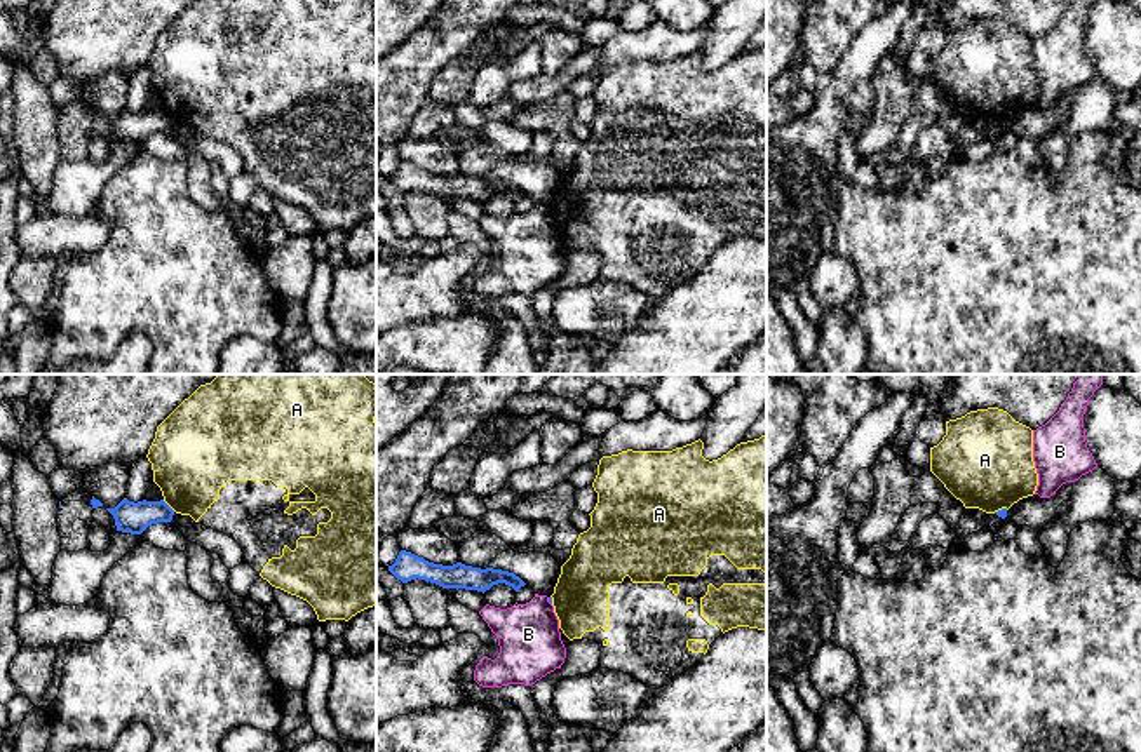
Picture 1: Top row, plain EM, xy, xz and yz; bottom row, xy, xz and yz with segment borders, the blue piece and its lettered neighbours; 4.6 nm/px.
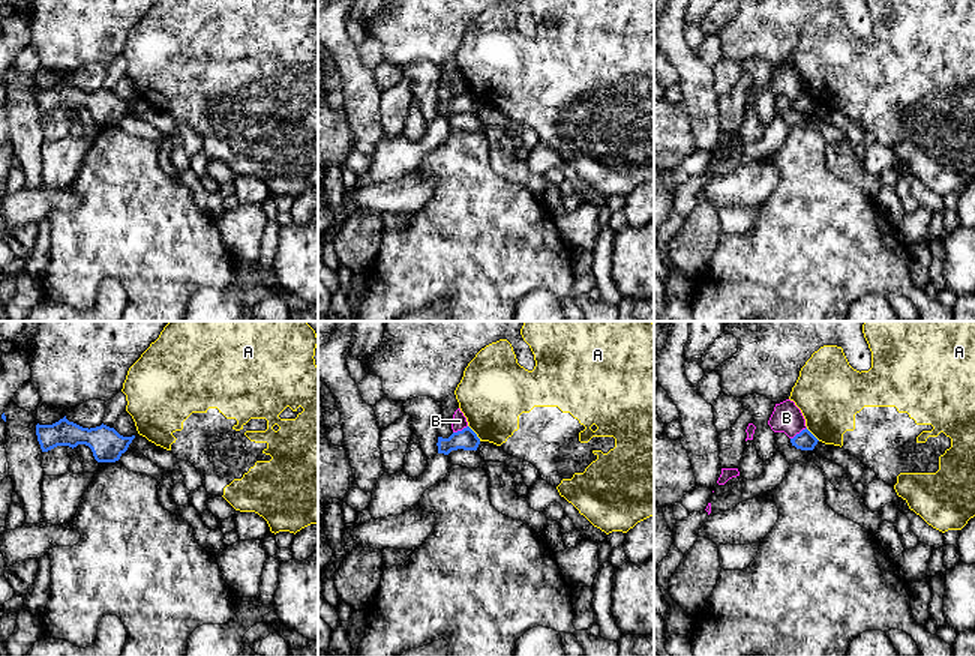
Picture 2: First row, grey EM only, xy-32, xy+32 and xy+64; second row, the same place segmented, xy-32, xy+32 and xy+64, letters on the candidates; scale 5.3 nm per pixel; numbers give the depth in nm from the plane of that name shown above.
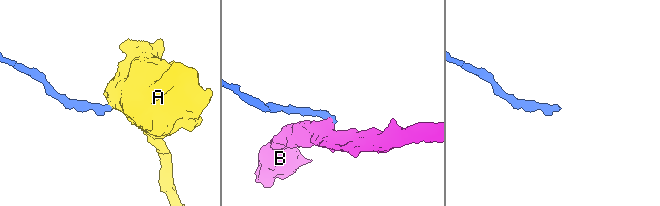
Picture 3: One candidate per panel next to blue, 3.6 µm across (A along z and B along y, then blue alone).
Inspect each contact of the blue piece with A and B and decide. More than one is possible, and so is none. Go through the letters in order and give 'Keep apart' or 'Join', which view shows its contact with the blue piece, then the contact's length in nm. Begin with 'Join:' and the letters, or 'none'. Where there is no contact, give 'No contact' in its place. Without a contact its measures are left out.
Join: none
A: Keep apart. Touches blue in xy. Shared border 80 nm
B: Keep apart. Touches blue in xz. Shared border 40 nm

